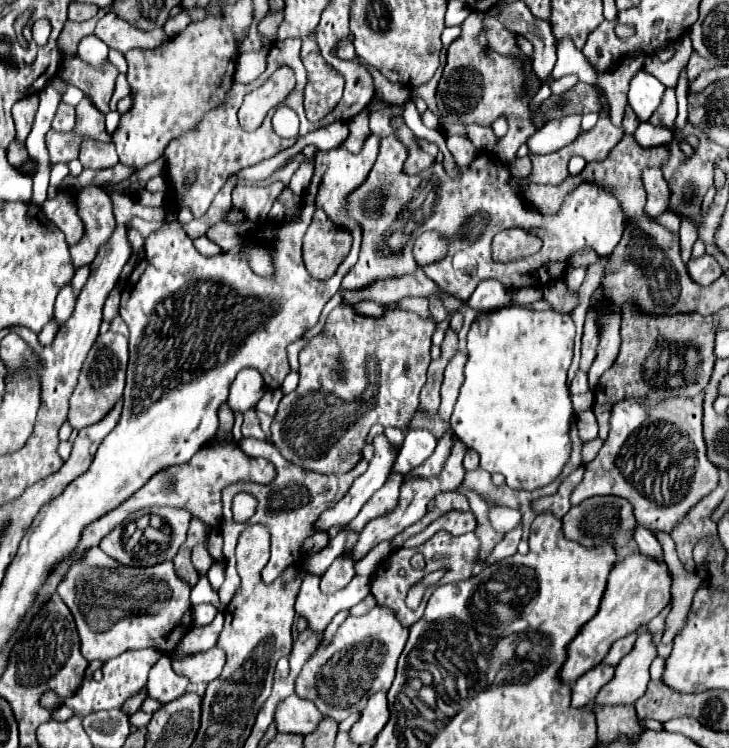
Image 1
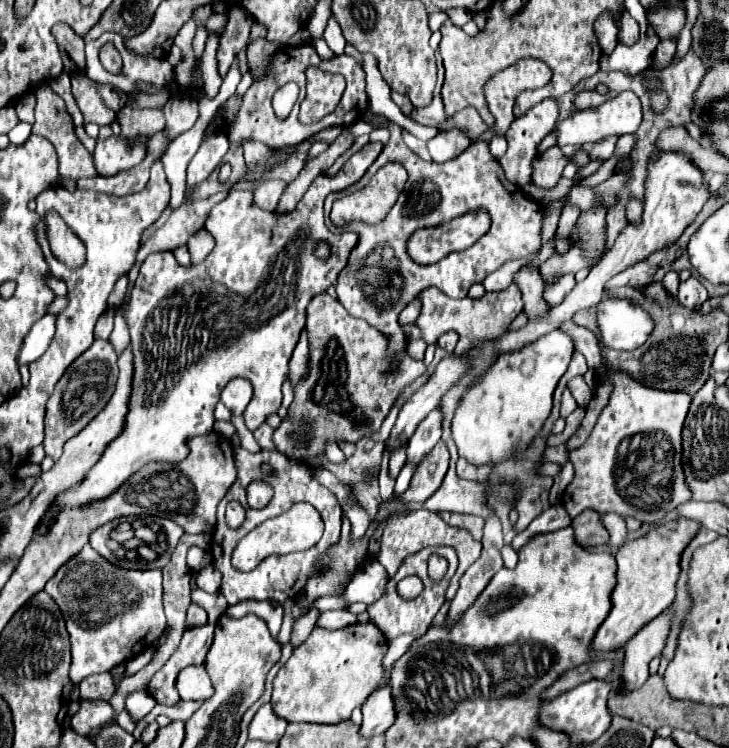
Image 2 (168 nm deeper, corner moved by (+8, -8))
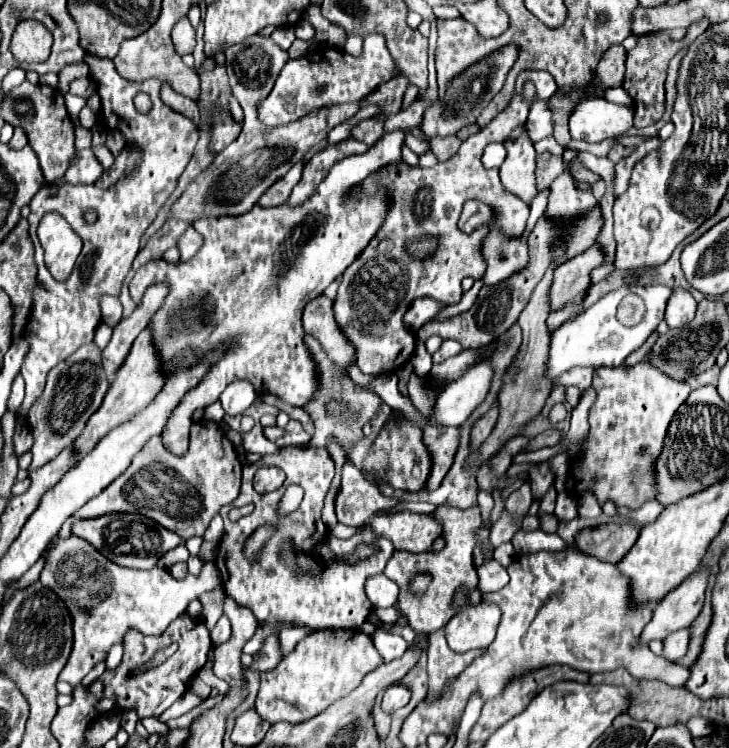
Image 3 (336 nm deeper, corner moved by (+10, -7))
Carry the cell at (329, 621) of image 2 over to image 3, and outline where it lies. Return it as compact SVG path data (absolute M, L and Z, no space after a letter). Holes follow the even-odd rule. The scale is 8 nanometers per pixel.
M301 624L293 626L293 628L283 628L281 634L279 634L279 640L281 640L281 648L283 648L283 654L287 656L289 652L293 652L293 648L297 646L297 642L301 642L305 636L309 636L313 632L313 628L303 628Z

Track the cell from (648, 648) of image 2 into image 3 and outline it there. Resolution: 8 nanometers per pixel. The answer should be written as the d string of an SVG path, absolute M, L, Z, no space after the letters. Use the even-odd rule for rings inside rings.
M699 570L685 578L677 590L669 592L661 604L655 606L651 622L643 628L639 642L649 644L655 638L665 640L669 634L687 628L701 612L707 588L707 572Z

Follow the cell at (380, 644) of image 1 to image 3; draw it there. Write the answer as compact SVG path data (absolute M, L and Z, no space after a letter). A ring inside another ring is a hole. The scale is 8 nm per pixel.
M357 628L351 630L315 630L287 654L277 668L261 674L261 690L255 710L269 724L299 724L315 718L337 700L349 696L361 680L383 664L381 654L373 646L371 636Z

